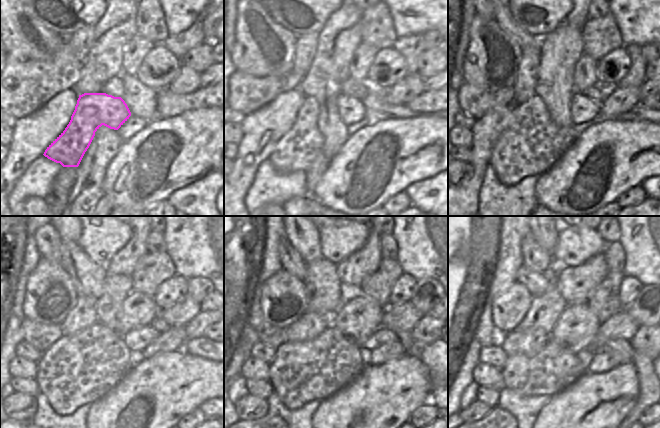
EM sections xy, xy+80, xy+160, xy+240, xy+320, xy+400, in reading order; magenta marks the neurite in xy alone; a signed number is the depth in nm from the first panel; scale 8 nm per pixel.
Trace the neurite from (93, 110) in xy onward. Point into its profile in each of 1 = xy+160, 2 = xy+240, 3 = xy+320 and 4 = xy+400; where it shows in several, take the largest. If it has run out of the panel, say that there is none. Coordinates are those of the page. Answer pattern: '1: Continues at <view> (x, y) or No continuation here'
1: Continues at xy+160 (531, 145)
2: Continues at xy+240 (78, 369)
3: Continues at xy+320 (314, 370)
4: Continues at xy+400 (553, 369)

